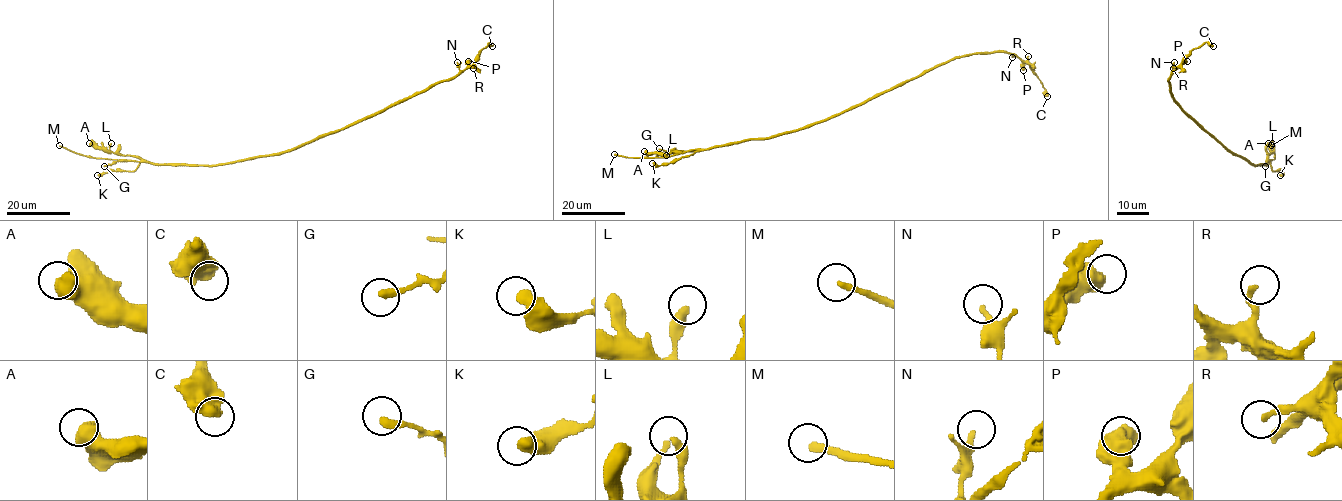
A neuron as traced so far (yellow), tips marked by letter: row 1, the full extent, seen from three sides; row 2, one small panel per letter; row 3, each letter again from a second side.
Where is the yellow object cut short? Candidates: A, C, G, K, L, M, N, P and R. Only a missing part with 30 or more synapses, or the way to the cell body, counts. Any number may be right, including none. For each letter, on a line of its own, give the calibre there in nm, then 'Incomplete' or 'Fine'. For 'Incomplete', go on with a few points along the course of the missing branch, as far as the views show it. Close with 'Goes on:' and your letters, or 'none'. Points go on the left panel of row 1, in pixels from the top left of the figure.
A: Thickness 650 nm. Fine
C: Thickness 600 nm. Fine
G: Thickness 300 nm. Fine
K: Thickness 480 nm. Fine
L: Thickness 360 nm. Fine
M: Thickness 240 nm. Fine
N: Thickness 260 nm. Fine
P: Thickness 650 nm. Fine
R: Thickness 200 nm. Fine
Goes on: none

